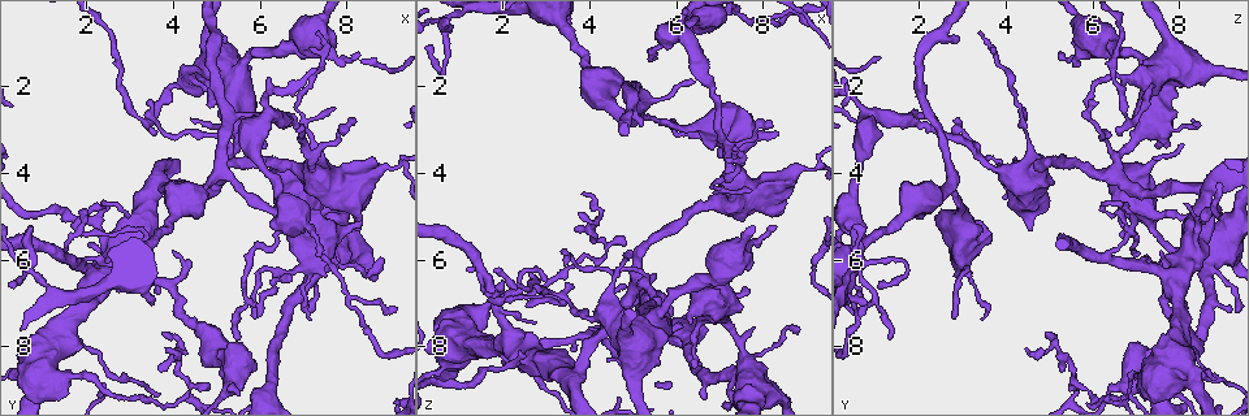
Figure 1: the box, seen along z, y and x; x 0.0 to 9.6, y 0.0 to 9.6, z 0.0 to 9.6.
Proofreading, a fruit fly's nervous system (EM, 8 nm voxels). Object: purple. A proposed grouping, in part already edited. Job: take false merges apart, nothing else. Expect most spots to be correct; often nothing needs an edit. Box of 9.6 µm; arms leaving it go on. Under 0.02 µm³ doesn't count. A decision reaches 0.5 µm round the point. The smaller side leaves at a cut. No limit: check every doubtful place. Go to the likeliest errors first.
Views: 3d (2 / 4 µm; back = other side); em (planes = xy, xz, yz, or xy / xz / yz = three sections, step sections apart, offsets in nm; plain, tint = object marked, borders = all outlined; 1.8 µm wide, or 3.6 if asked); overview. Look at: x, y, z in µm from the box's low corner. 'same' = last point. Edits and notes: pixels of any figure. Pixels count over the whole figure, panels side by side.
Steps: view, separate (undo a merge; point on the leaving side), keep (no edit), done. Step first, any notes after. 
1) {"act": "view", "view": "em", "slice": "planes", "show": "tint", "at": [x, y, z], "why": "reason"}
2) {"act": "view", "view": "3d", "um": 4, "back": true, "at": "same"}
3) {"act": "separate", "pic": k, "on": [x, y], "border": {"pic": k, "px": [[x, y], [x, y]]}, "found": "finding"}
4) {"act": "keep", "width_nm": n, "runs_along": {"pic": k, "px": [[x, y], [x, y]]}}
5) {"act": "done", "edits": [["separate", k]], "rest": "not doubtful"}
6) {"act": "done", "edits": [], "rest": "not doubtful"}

{"act": "view", "view": "3d", "um": 4, "at": [5.50, 1.50, 7.30], "why": "sudden change in width"}

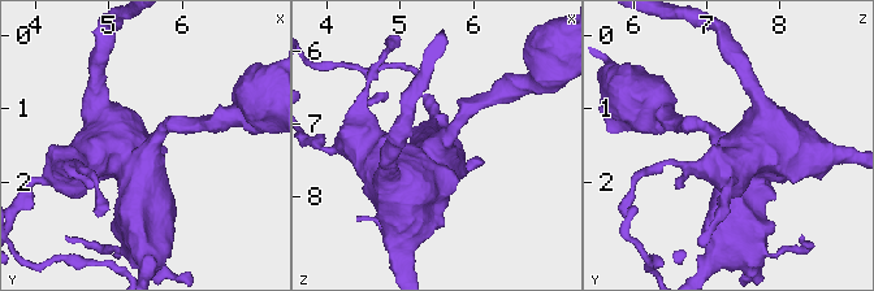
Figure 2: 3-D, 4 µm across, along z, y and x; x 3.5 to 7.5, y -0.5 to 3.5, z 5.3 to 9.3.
{"act": "view", "view": "em", "um": 3.6, "slice": "planes", "show": "tint", "at": [5.50, 1.55, 7.25], "why": "now the EM"}

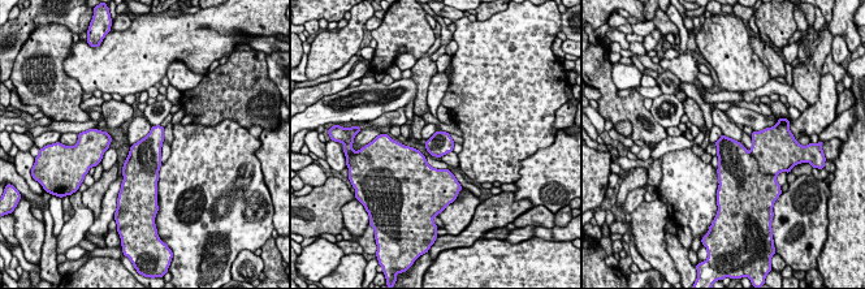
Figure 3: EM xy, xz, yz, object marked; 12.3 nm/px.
{"act": "keep", "found": "all the same neuron"}

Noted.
{"act": "view", "view": "em", "slice": "xy", "step": 4, "show": "plain", "at": [6.45, 2.80, 1.70], "why": "a fork"}

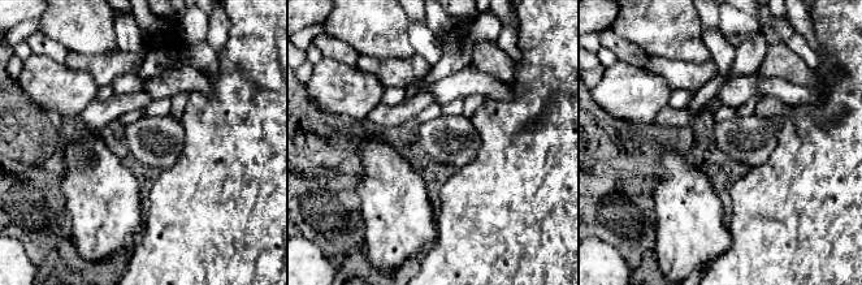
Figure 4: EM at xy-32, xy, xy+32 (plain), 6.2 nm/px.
{"act": "view", "view": "em", "slice": "xy", "step": 4, "show": "borders", "at": "same", "why": "what lies round it"}

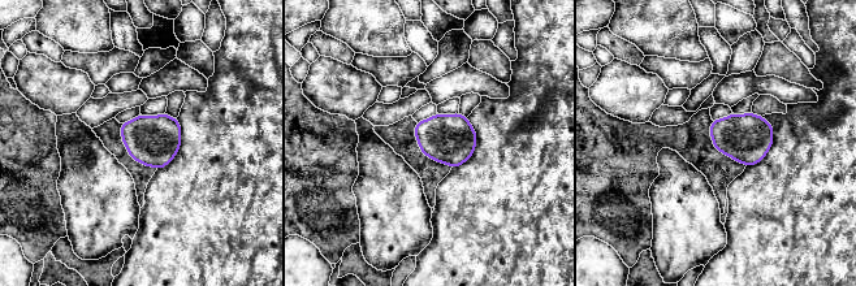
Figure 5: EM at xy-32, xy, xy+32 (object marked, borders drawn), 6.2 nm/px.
{"act": "keep", "found": "continuous, no second neuron"}

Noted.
{"act": "view", "view": "3d", "um": 4, "at": [3.60, 4.45, 8.60], "why": "a fork"}

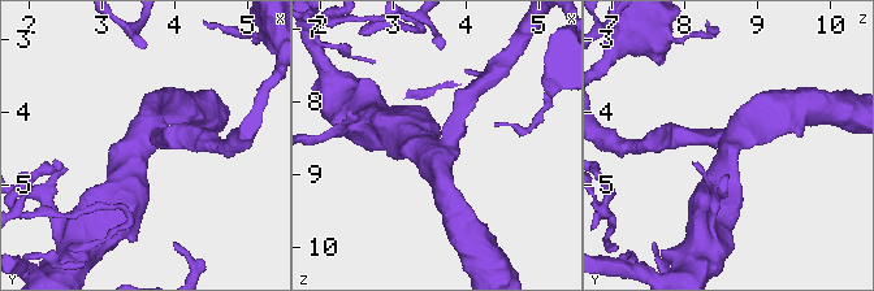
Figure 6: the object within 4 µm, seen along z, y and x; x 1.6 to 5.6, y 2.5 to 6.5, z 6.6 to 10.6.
{"act": "view", "view": "em", "slice": "xy", "step": 16, "show": "tint", "at": [3.65, 4.40, 8.60], "arms": 3, "arm_widths_nm": [260, 280, 420], "why": "shape alone is not enough"}

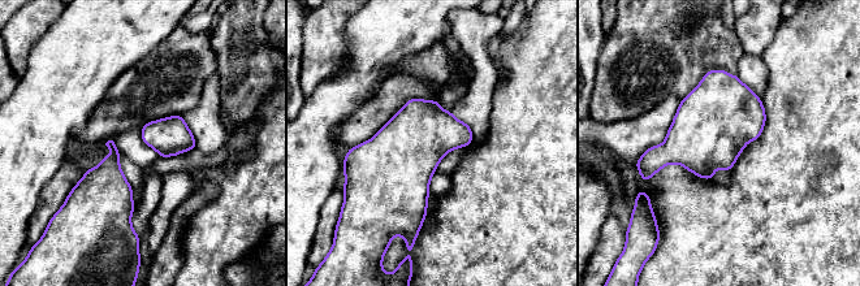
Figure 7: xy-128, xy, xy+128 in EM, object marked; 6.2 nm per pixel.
{"act": "view", "view": "em", "slice": "planes", "show": "tint", "at": "same", "why": "another direction"}

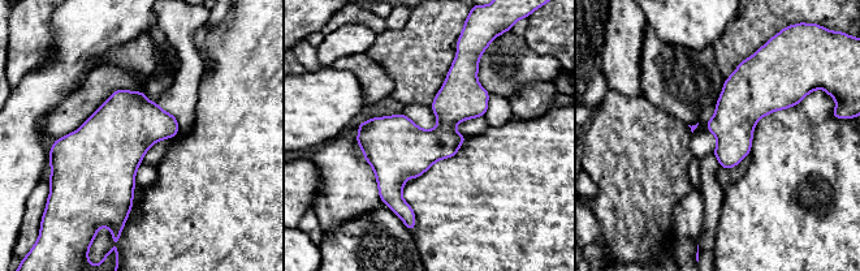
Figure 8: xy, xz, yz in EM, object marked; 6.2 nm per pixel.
{"act": "keep", "width_nm": 260, "found": "all the same neuron"}

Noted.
{"act": "done", "edits": [], "rest": "not doubtful"}

